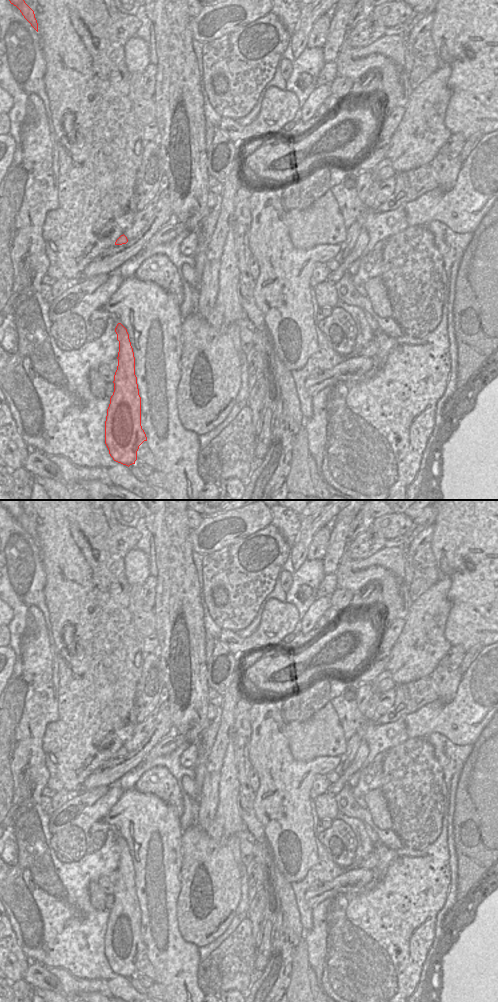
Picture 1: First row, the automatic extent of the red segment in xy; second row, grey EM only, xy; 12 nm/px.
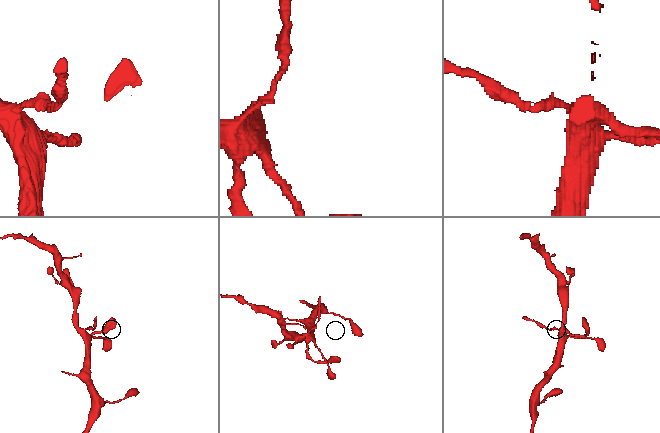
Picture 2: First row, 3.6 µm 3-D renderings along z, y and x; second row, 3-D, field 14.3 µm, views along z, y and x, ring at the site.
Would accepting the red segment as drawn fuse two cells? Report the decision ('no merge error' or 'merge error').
merge error

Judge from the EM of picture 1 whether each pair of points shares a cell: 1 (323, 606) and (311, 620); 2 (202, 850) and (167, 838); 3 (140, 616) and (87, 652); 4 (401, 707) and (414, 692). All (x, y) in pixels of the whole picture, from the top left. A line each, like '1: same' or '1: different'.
1: same
2: different
3: different
4: same

